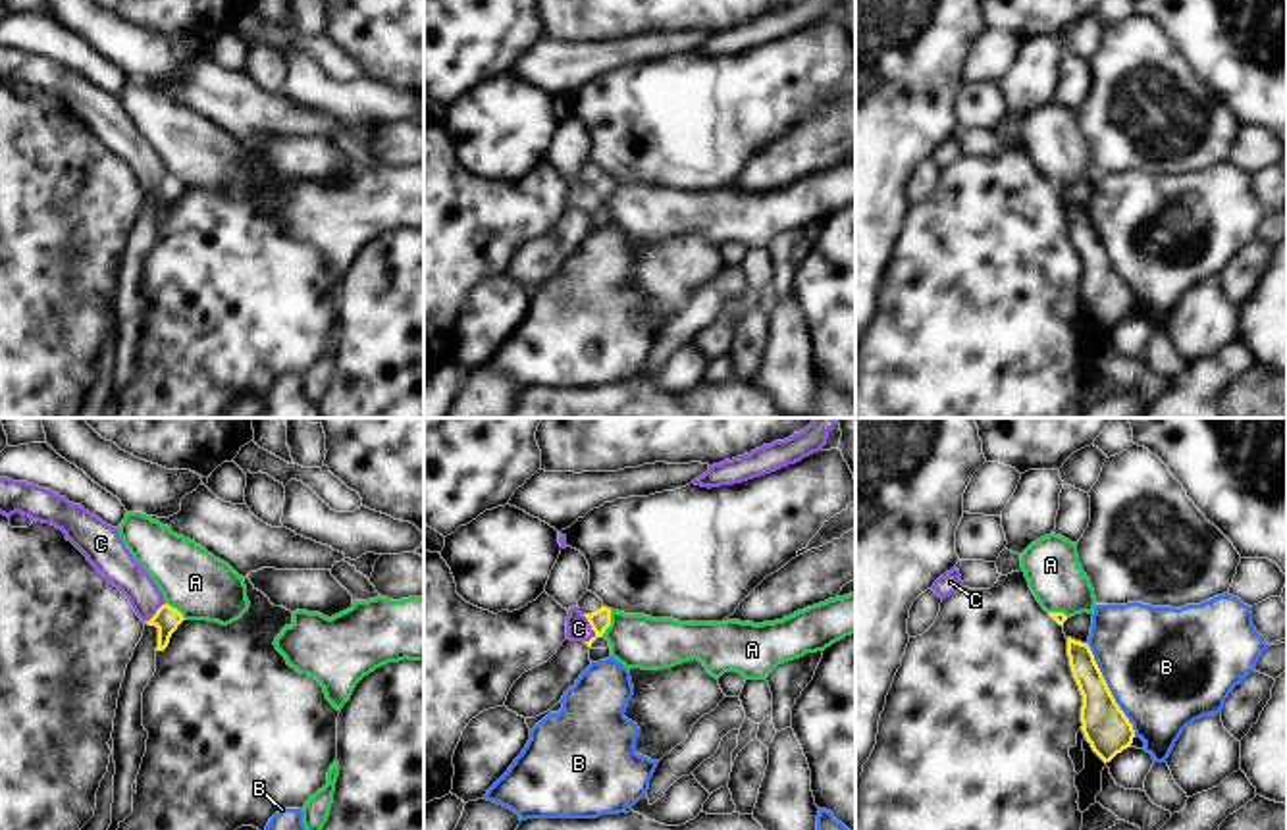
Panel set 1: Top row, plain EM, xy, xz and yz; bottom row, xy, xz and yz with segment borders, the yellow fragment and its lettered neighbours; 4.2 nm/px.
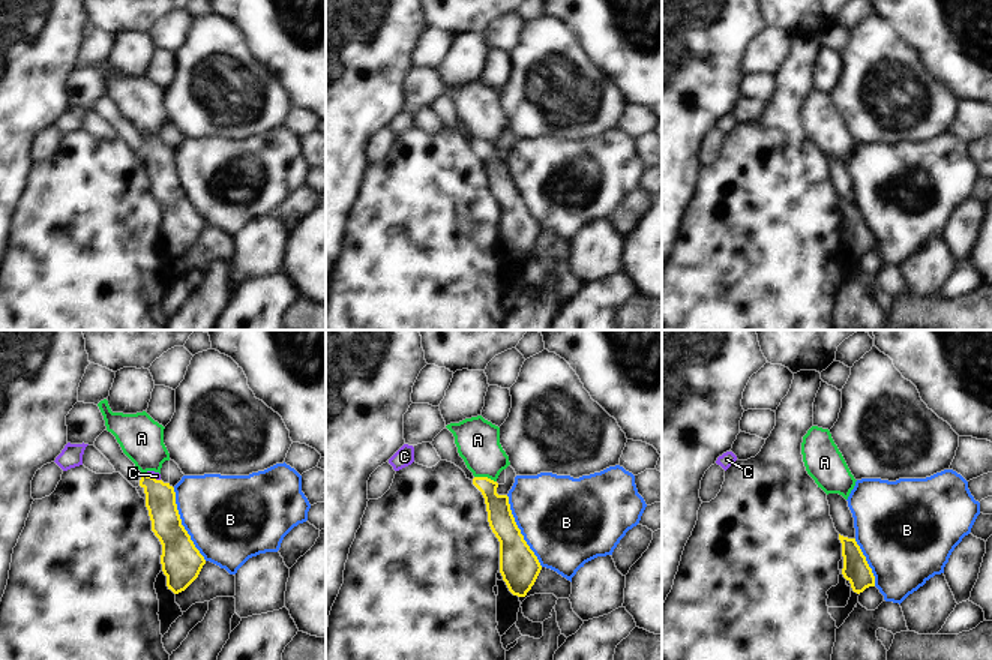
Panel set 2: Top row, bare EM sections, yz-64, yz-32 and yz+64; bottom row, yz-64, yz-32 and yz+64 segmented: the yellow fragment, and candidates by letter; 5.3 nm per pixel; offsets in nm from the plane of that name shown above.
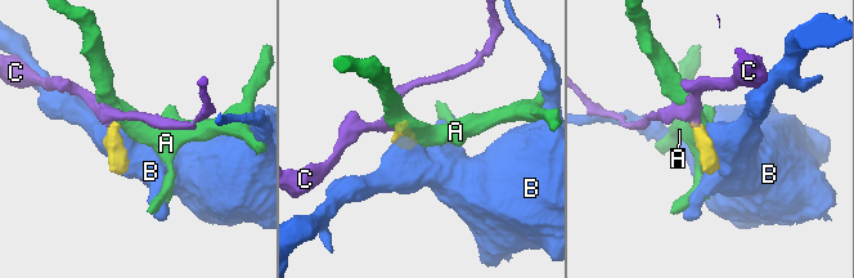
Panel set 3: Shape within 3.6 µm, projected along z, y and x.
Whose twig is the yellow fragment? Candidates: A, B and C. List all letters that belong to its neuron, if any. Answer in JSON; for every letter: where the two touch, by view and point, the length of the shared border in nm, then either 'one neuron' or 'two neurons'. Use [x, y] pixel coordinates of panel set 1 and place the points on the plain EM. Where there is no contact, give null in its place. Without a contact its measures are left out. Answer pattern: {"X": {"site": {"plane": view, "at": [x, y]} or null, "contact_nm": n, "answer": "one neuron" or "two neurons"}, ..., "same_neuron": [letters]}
{"A": {"site": {"plane": "xz", "at": [609, 191]}, "contact_nm": 130, "answer": "two neurons"}, "B": {"site": {"plane": "yz", "at": [1108, 257]}, "contact_nm": 440, "answer": "two neurons"}, "C": {"site": {"plane": "xz", "at": [592, 197]}, "contact_nm": 120, "answer": "one neuron"}, "same_neuron": ["C"]}

